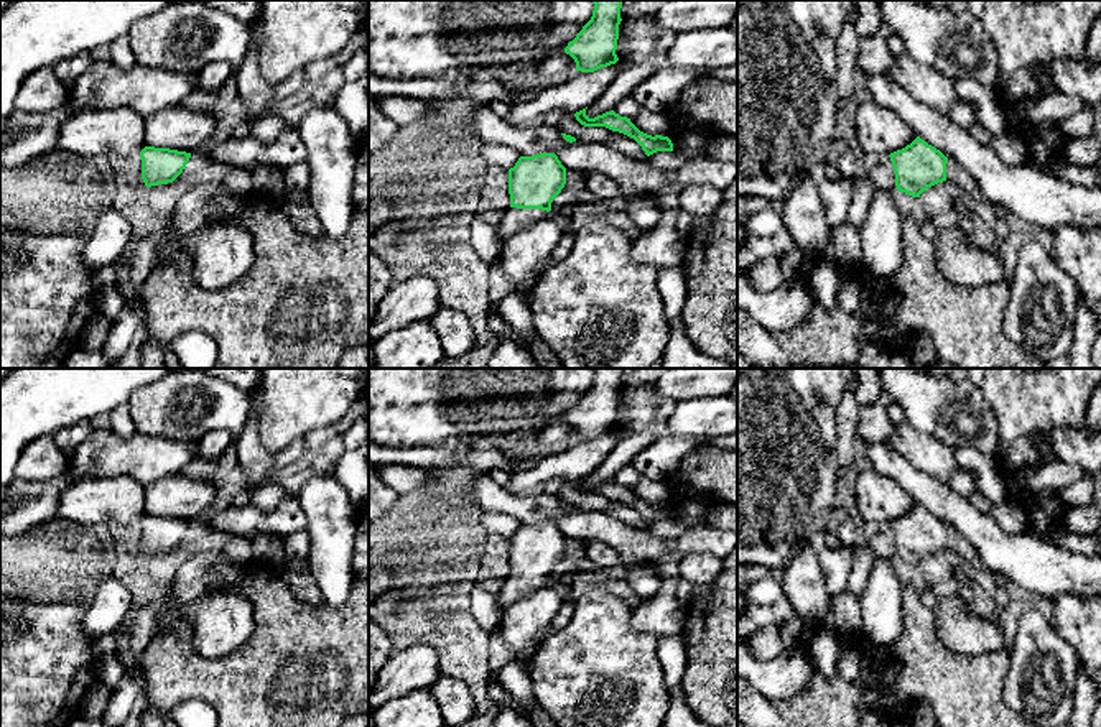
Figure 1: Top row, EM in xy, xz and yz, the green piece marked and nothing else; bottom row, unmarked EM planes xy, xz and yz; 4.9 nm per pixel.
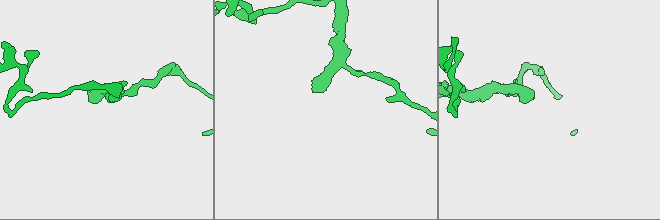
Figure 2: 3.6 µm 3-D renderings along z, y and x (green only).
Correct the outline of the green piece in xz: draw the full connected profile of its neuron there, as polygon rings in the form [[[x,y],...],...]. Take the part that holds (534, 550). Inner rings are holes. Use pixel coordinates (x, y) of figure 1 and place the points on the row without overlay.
[[[555,521],[520,525],[509,538],[510,576],[497,595],[499,609],[505,612],[520,597],[543,587],[564,553],[566,536]]]

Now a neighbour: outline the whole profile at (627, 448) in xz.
[[[637,431],[629,433],[625,438],[622,438],[612,449],[612,452],[607,456],[607,459],[594,469],[588,477],[586,484],[589,487],[594,487],[597,484],[602,484],[606,480],[614,479],[614,475],[632,462],[632,459],[643,451],[647,446],[655,442],[658,438],[653,436],[648,431]]]

